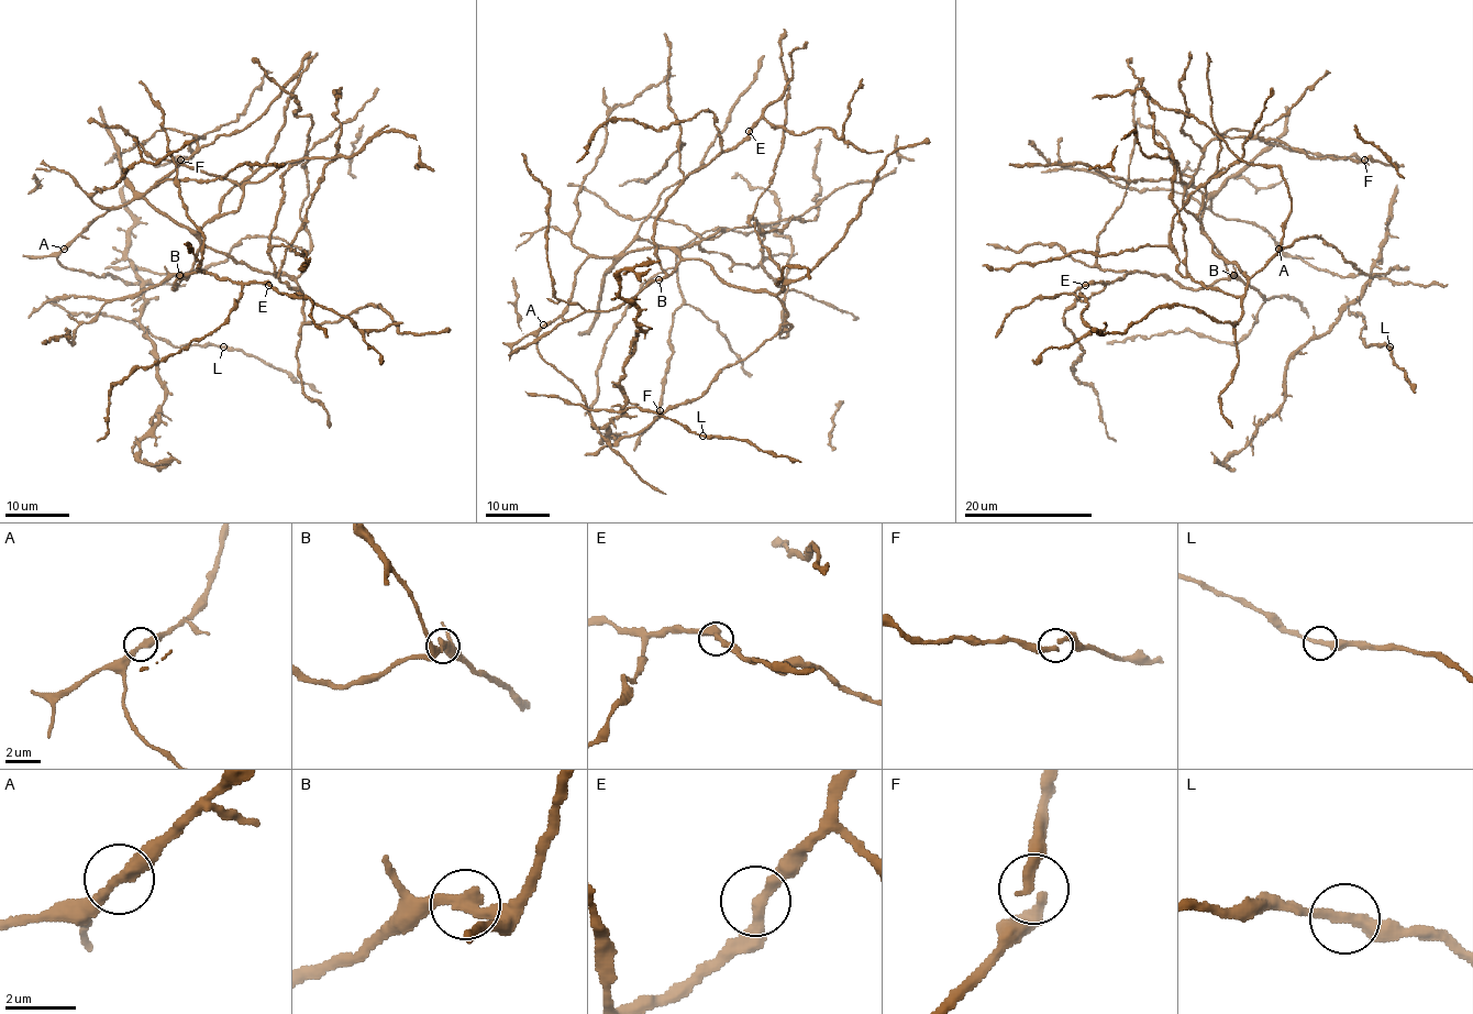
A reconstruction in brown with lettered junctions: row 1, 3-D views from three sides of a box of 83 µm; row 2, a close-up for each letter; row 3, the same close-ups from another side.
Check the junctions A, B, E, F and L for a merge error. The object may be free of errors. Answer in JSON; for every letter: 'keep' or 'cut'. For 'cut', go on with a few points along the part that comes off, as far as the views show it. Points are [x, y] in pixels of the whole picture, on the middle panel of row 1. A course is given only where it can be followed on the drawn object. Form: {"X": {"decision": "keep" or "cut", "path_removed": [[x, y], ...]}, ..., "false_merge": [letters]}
{"A": {"decision": "keep"}, "B": {"decision": "keep"}, "E": {"decision": "keep"}, "F": {"decision": "keep"}, "L": {"decision": "keep"}, "false_merge": []}

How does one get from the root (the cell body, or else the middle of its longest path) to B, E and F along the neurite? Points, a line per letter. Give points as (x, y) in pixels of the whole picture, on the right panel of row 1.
B: (1202, 223), (1202, 232), (1220, 255), (1226, 269), (1233, 274)
E: (1202, 223), (1227, 277), (1184, 288), (1162, 276), (1128, 273), (1114, 282), (1085, 285)
F: (1202, 223), (1206, 197), (1194, 185), (1194, 176), (1213, 140), (1278, 140), (1315, 158), (1363, 161)

